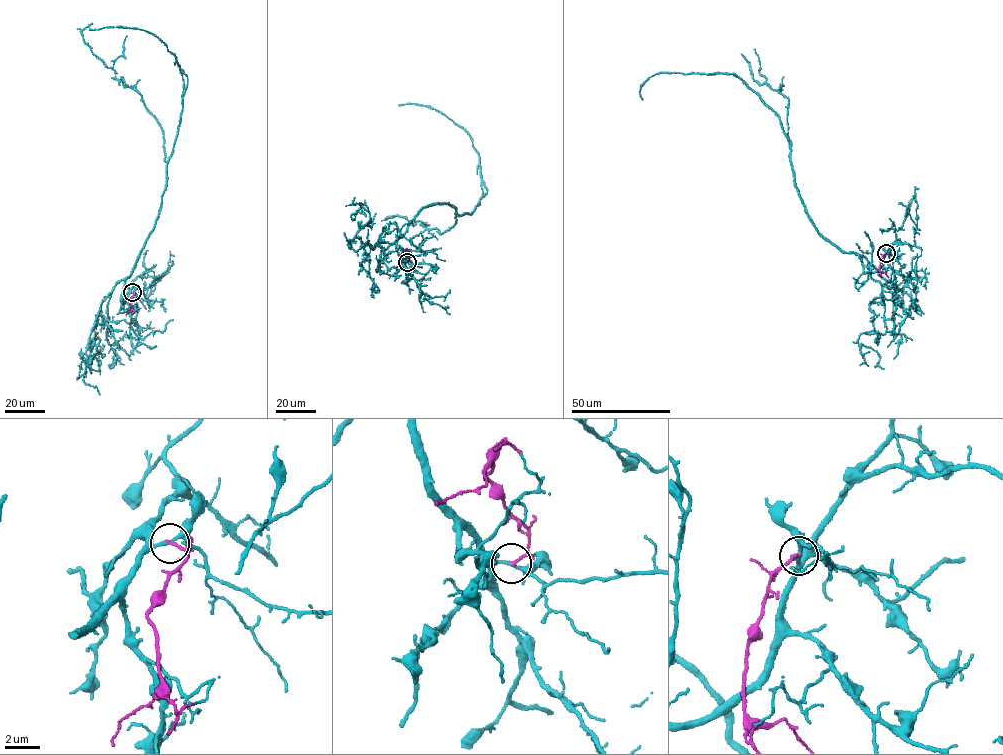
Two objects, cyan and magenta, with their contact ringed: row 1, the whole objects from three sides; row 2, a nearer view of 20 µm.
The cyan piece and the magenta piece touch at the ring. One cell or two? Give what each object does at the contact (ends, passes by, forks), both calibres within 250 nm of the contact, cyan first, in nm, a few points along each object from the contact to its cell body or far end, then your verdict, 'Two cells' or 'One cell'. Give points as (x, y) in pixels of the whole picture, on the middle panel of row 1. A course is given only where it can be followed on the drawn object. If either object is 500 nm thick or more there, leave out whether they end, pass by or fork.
At the ring cyan forks. At the ring magenta ends. Thickness 150 nm (cyan) against 170 nm. Course of cyan: (407, 262), (396, 236), (417, 211), (443, 203), (470, 214), (483, 193), (467, 131), (433, 109), (398, 106). Course of magenta: (407, 262), (405, 249), (398, 255). Two cells

